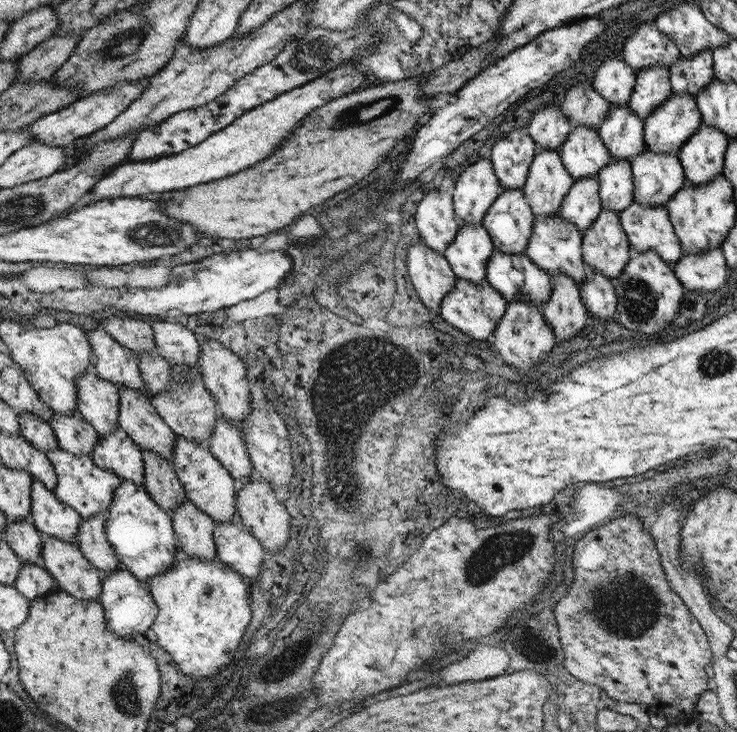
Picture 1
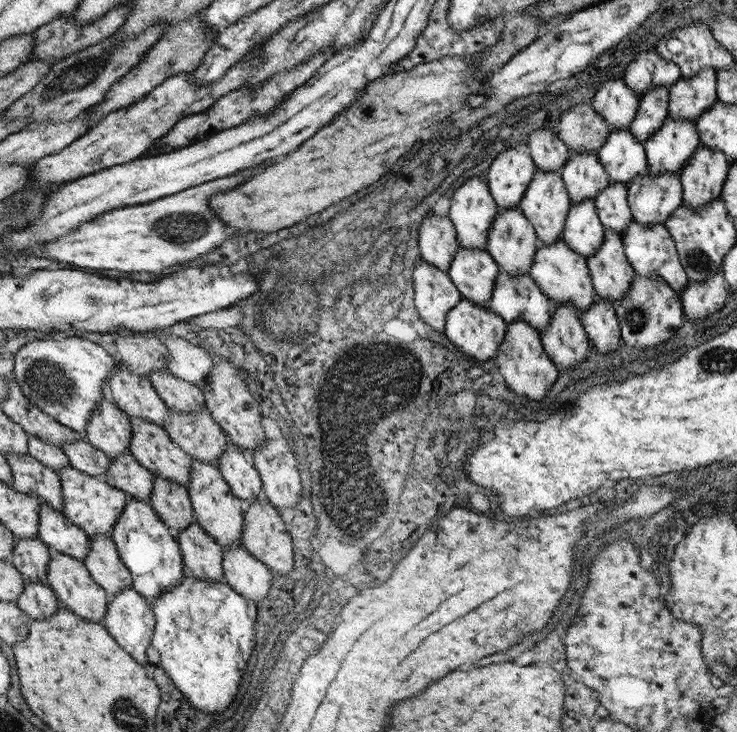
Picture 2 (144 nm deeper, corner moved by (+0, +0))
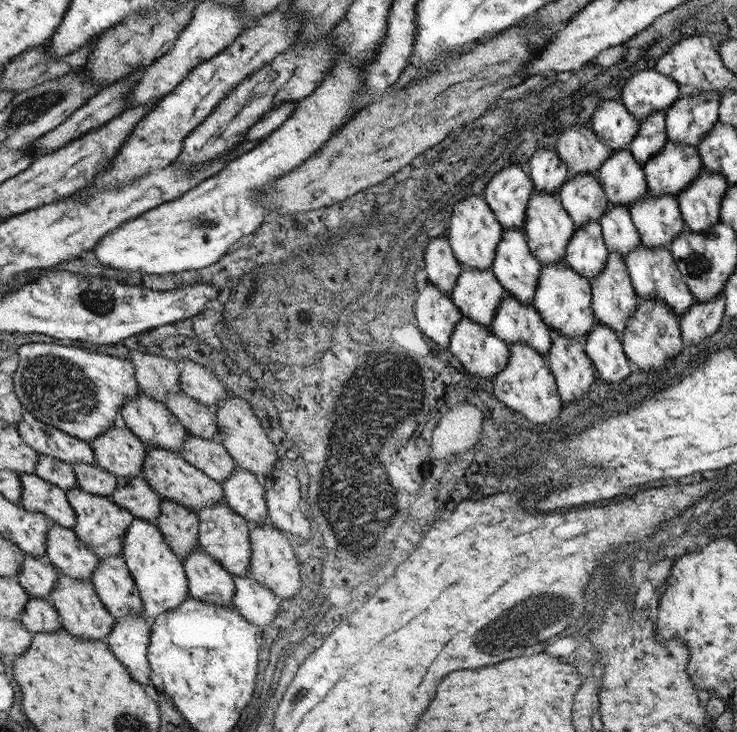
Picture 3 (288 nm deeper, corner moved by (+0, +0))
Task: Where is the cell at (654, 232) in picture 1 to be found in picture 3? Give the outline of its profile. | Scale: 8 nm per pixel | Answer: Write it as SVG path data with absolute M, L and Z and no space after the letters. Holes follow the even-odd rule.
M639 246L637 250L631 250L623 264L627 266L627 272L631 276L631 284L637 292L637 298L655 298L655 300L661 300L663 304L667 304L671 308L671 312L677 316L683 316L691 310L693 302L695 302L695 296L689 292L687 284L683 282L681 278L681 272L677 270L677 264L673 262L673 256L667 248L647 248L647 246Z

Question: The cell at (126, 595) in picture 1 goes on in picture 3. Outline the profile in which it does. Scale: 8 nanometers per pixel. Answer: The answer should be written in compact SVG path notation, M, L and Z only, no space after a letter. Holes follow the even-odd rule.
M129 614L121 620L115 620L111 634L107 636L105 644L123 660L123 666L131 674L133 680L139 684L149 682L149 668L147 666L147 648L151 644L149 624L143 622L143 614Z

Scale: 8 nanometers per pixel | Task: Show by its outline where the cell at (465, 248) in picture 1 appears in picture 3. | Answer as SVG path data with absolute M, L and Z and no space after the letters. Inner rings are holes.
M463 266L463 272L451 292L451 300L459 312L475 324L491 328L505 288L499 284L491 270L479 270Z

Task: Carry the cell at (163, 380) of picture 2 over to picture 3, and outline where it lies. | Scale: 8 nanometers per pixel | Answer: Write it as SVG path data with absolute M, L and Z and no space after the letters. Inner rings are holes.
M181 390L177 394L169 394L165 406L193 436L205 440L219 440L219 420L211 408L193 402Z

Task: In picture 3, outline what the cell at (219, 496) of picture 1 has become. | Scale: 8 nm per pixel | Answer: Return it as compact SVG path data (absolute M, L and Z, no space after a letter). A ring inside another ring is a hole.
M225 500L217 502L215 506L205 506L197 512L199 516L199 546L205 554L215 558L221 568L229 576L249 576L249 562L251 562L251 540L249 540L249 524L245 518L235 514Z

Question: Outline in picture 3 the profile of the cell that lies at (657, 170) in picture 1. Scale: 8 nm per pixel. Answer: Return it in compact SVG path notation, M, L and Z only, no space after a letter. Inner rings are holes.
M649 192L629 206L631 220L641 236L641 244L647 248L667 248L685 230L679 202L673 196L651 198Z

